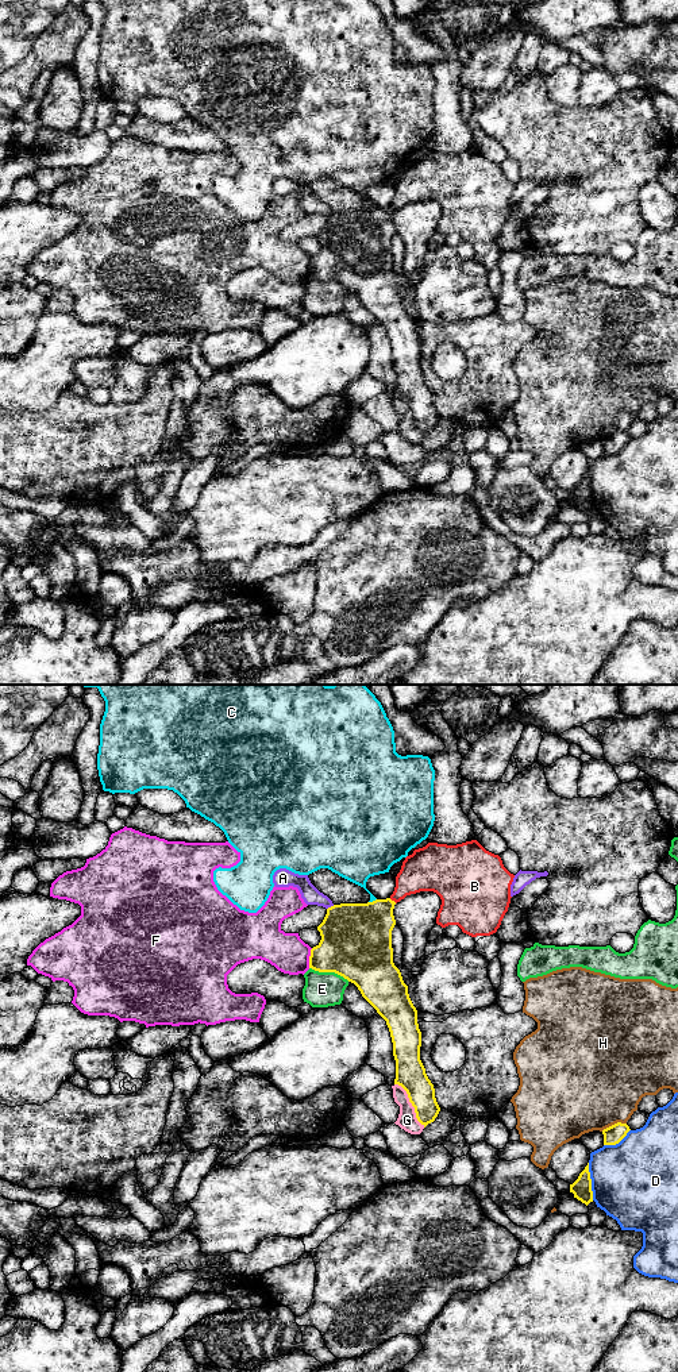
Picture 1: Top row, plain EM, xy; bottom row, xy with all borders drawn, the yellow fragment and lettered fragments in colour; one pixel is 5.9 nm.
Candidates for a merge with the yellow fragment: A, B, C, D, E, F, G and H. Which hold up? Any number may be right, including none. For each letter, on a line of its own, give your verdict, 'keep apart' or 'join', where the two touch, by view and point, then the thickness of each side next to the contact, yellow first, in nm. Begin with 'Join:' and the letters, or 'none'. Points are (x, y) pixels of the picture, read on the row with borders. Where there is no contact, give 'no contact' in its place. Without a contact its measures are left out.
Join: none
A: keep apart; contact xy (331, 906); calibres 420 and 110 nm
B: keep apart; contact xy (393, 901); calibres 340 and 240 nm
C: keep apart; contact xy (373, 901); calibres 420 and 220 nm
D: keep apart; contact xy (590, 1182); calibres 120 and 480 nm
E: keep apart; contact xy (330, 971); calibres 420 and 200 nm
F: keep apart; contact xy (309, 958); calibres 360 and 220 nm
G: keep apart; contact xy (411, 1102); calibres 180 and 120 nm
H: keep apart; contact xy (615, 1124); calibres 110 and 500 nm

